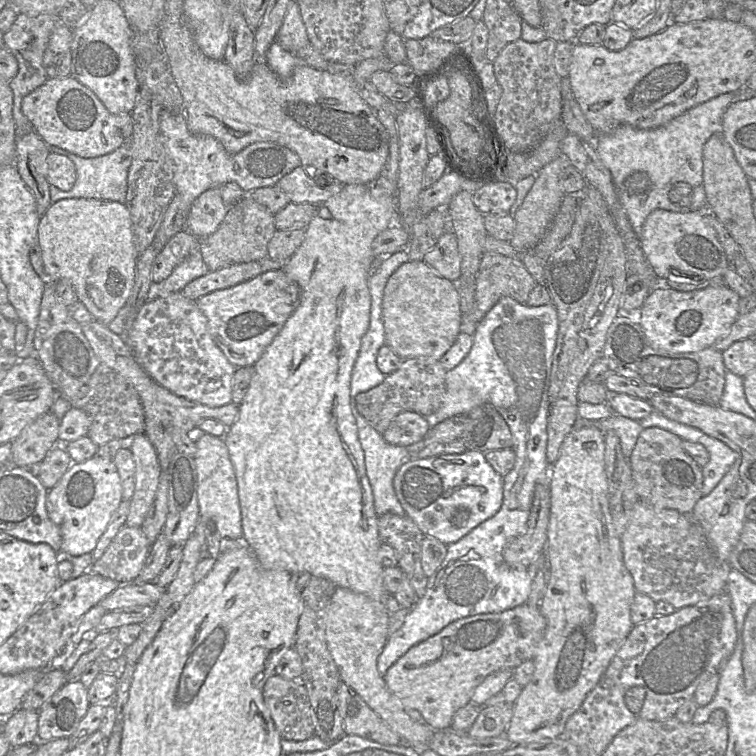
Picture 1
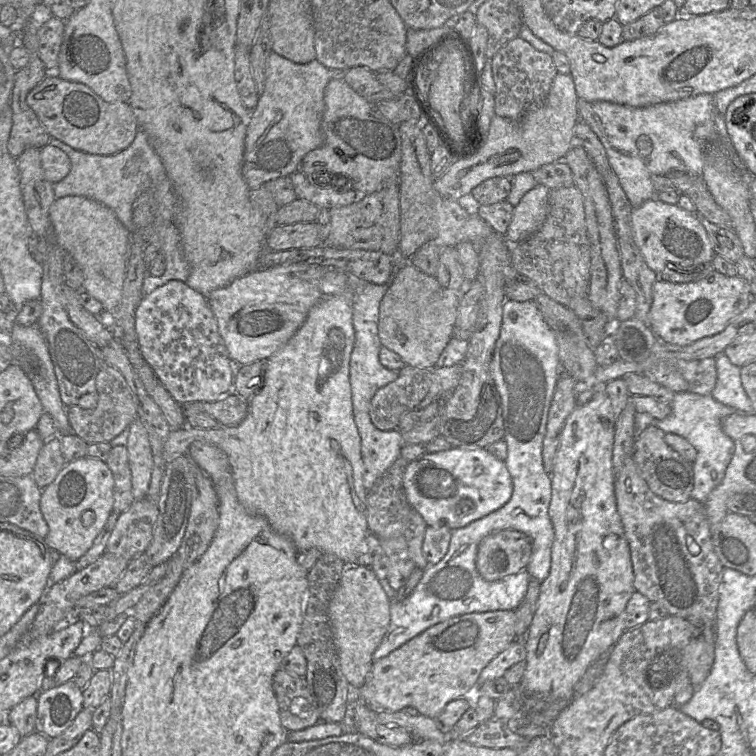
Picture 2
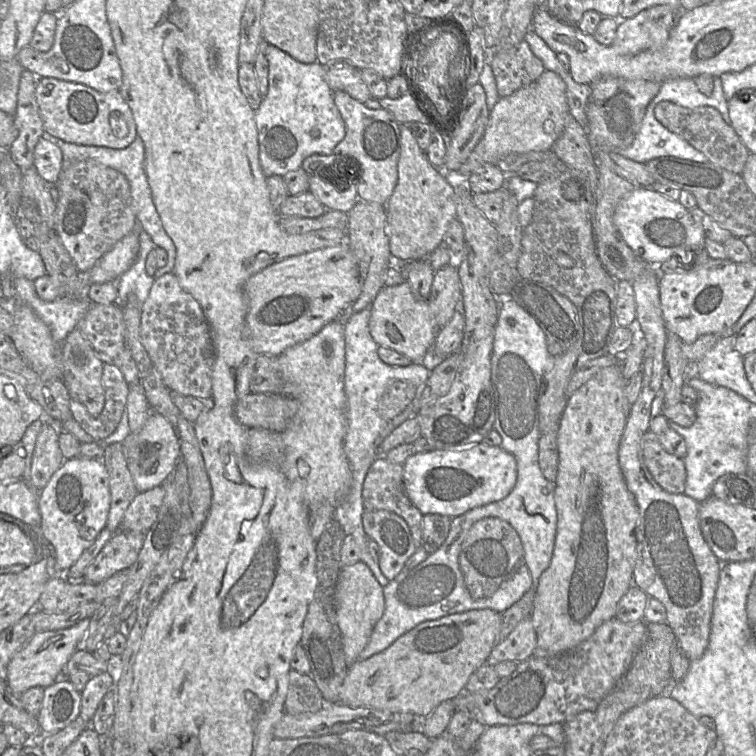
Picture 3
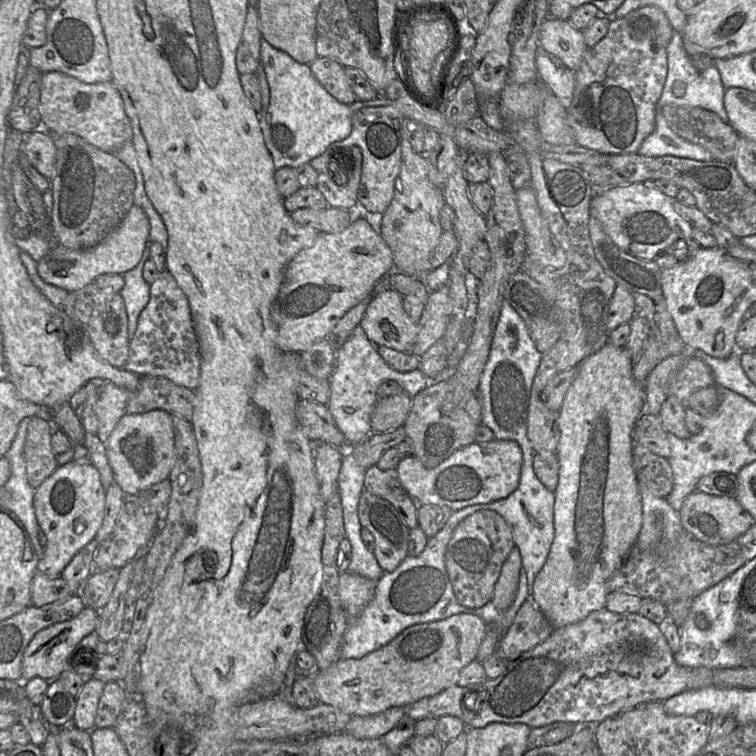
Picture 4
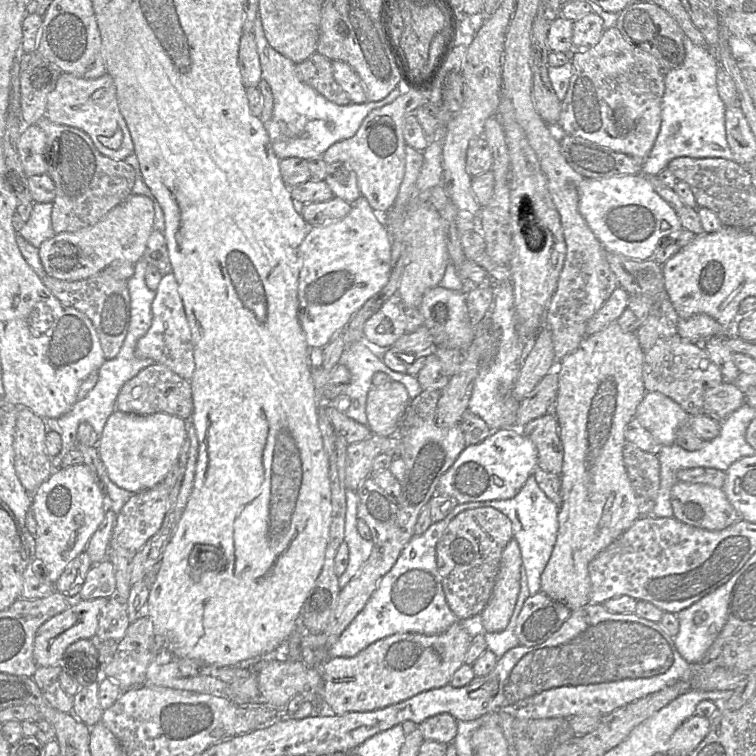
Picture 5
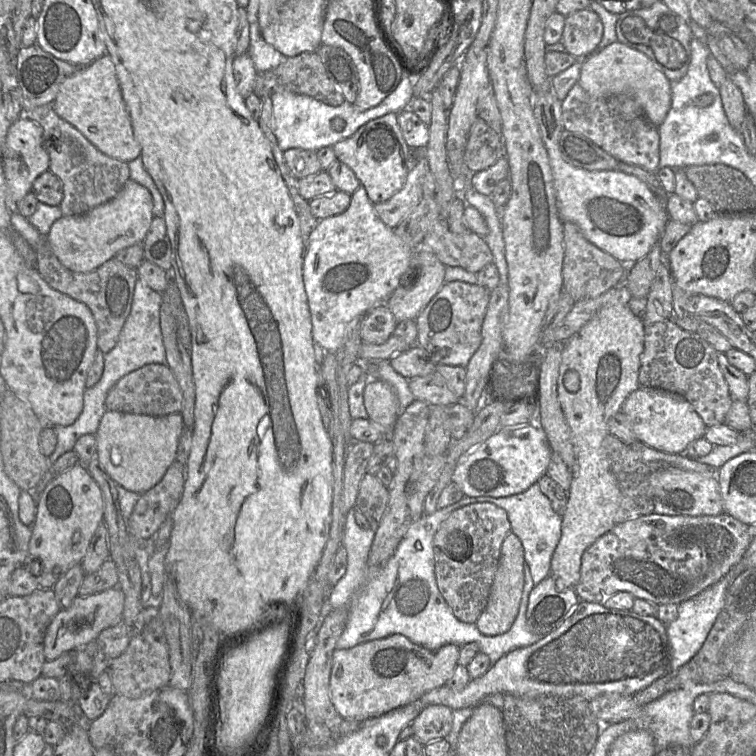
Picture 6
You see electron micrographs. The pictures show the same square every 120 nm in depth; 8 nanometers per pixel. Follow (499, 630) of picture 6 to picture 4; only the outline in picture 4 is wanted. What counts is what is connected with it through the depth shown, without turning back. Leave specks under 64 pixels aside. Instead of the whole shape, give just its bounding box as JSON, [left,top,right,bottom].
[492,547,521,611]

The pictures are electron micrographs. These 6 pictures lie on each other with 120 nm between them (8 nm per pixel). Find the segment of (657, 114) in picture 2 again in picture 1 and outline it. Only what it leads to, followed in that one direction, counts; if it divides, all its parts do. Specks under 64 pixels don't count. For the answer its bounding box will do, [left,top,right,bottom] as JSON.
[594,93,736,236]

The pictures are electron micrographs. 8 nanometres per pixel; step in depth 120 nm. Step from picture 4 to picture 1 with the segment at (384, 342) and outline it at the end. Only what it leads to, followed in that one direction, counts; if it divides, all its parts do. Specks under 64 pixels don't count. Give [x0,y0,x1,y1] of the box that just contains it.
[382,261,460,361]

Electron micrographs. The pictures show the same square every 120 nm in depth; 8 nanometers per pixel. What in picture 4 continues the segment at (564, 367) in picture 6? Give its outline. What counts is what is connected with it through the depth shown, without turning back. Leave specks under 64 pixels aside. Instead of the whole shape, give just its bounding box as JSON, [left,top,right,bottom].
[531,343,645,628]

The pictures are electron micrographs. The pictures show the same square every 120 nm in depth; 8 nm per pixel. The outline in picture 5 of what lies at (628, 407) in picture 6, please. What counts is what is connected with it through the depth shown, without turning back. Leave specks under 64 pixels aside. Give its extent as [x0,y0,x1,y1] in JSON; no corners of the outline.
[635,392,690,446]

